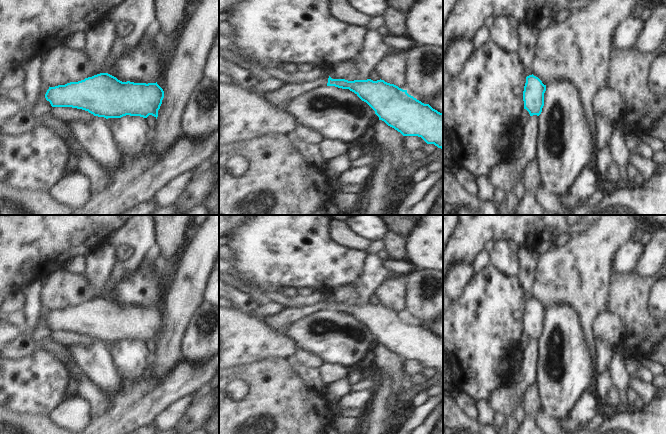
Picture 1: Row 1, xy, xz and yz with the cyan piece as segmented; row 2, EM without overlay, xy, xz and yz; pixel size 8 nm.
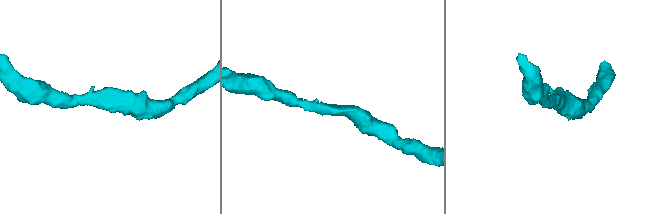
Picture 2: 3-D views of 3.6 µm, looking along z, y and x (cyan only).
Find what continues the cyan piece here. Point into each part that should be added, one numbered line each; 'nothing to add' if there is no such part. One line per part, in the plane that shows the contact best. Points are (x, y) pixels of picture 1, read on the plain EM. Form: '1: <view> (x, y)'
nothing to add

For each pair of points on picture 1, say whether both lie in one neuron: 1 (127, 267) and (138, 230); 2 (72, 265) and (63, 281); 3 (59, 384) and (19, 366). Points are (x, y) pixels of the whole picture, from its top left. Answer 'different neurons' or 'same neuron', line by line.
1: same neuron
2: different neurons
3: same neuron

